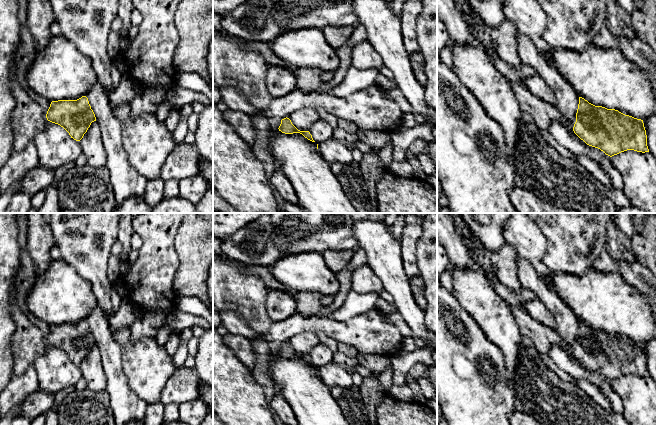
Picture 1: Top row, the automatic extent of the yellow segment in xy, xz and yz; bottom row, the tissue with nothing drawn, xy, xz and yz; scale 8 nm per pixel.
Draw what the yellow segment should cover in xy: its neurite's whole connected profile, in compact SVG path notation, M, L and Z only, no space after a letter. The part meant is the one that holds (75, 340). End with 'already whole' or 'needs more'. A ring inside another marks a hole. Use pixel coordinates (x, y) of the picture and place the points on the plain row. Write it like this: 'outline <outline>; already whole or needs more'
outline M88 322L52 325L47 335L48 345L63 351L76 365L80 365L91 347L96 345Z; already whole

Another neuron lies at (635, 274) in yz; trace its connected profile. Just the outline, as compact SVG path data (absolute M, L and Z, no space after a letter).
M615 259L615 263L624 281L635 287L646 299L656 319L656 277L640 261L627 263L622 259Z

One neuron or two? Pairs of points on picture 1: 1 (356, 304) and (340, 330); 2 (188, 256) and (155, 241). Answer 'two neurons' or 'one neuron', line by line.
1: two neurons
2: two neurons

